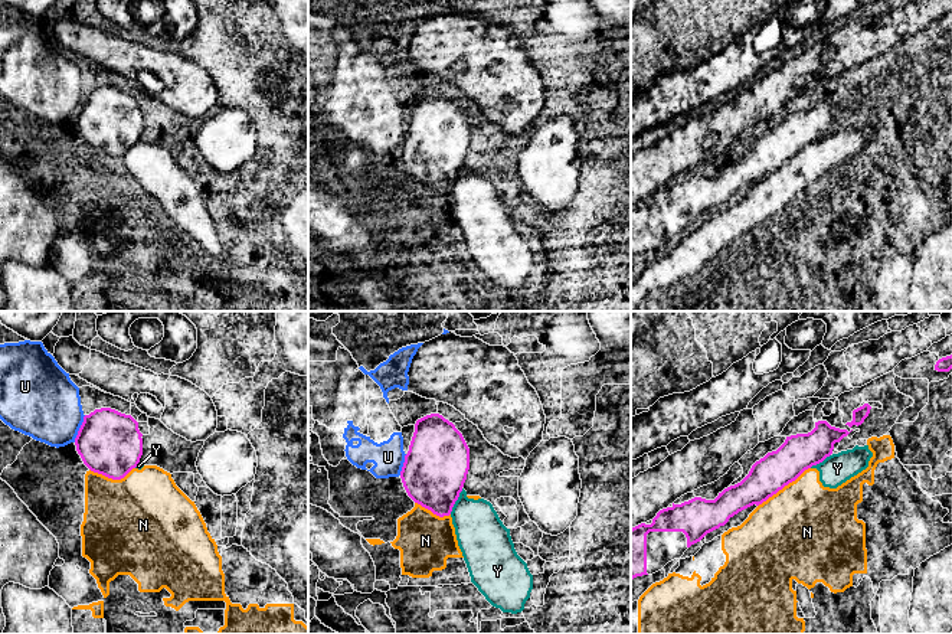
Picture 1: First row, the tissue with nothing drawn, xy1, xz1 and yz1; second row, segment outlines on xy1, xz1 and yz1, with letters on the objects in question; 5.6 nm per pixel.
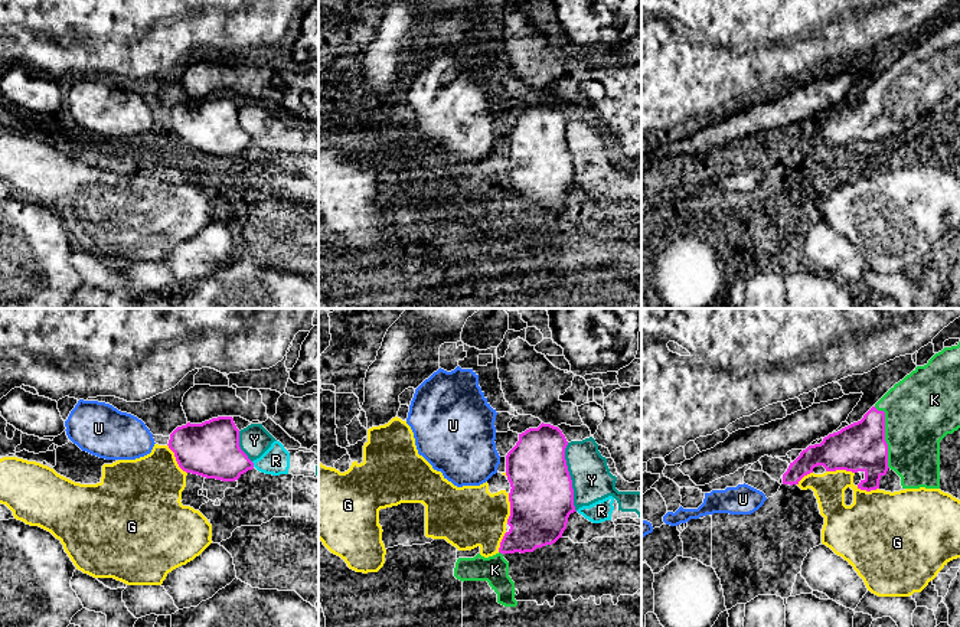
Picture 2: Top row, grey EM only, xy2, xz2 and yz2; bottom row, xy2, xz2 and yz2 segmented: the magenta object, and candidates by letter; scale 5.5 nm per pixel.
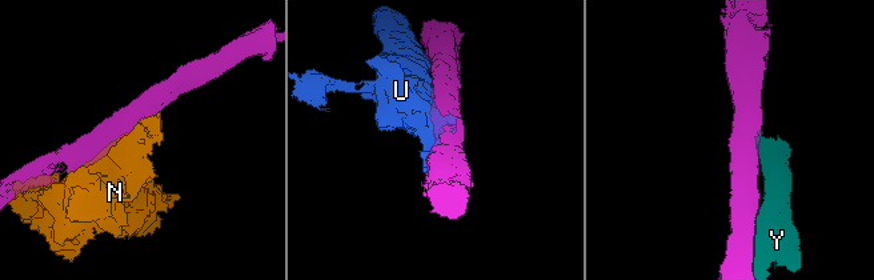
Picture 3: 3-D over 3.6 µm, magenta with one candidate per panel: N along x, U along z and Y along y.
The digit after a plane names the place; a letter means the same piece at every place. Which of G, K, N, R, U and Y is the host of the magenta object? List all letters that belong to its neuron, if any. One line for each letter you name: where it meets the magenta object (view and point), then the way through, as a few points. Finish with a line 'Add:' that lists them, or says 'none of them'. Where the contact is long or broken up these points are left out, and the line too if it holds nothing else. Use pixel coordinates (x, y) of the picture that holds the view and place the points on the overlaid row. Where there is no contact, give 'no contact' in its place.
K: yz2 (884, 436)
Add: K

